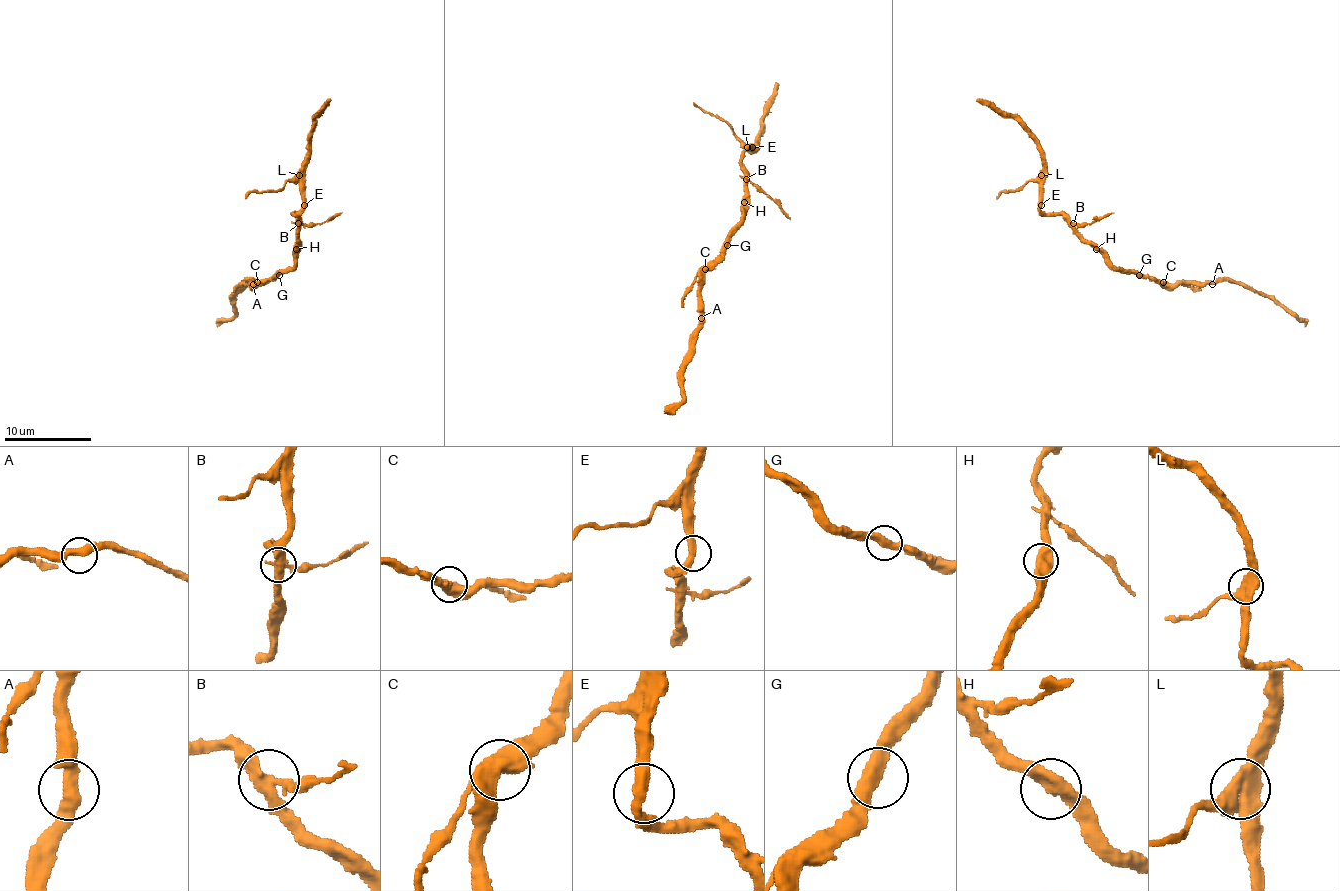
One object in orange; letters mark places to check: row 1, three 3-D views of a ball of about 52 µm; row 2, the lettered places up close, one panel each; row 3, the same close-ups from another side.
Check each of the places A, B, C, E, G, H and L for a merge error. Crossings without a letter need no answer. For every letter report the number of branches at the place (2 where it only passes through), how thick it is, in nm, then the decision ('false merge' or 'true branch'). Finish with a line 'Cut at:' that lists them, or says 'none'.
A: 2 | 440 nm | true branch
B: 3 | 400 nm | false merge
C: 2 | 600 nm | false merge
E: 2 | 380 nm | true branch
G: 2 | 460 nm | true branch
H: 2 | 500 nm | true branch
L: 3 | 480 nm | false merge
Cut at: B, C, L

